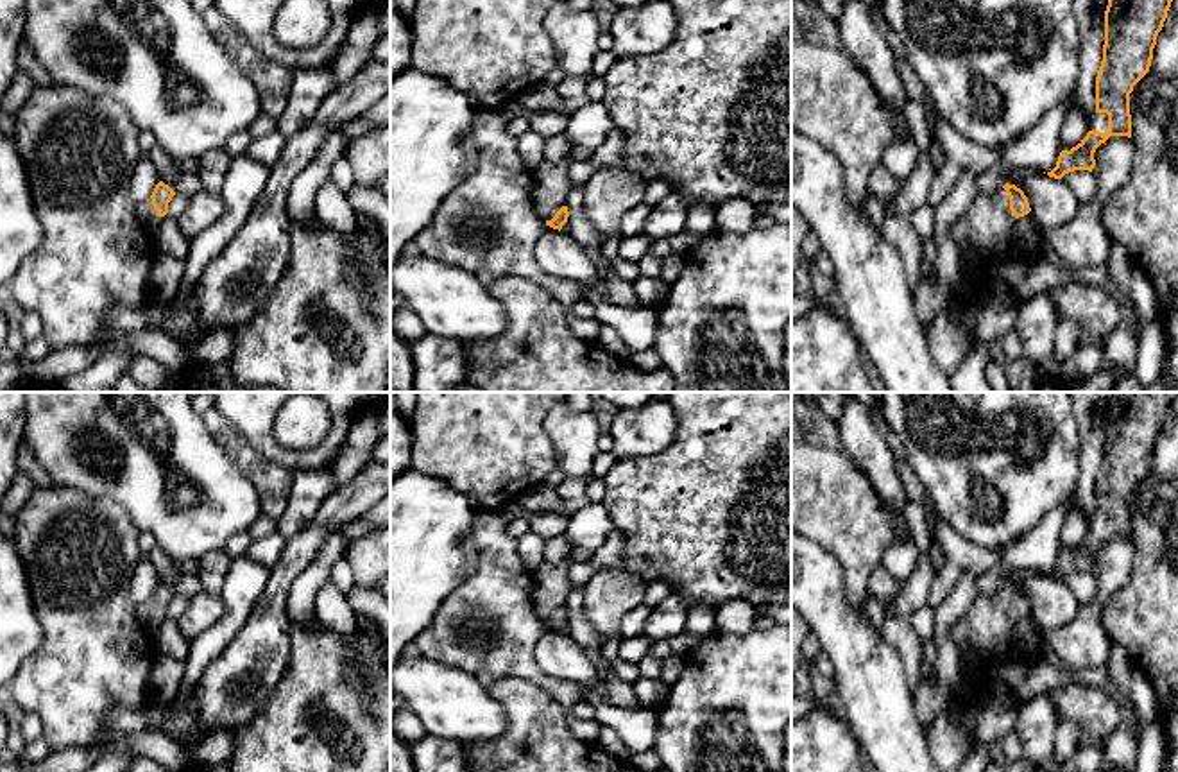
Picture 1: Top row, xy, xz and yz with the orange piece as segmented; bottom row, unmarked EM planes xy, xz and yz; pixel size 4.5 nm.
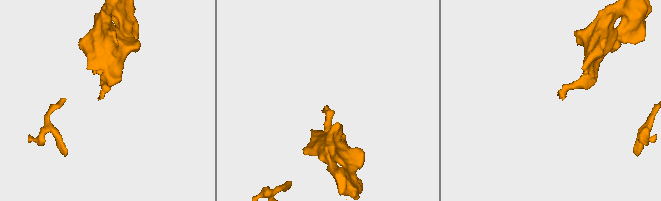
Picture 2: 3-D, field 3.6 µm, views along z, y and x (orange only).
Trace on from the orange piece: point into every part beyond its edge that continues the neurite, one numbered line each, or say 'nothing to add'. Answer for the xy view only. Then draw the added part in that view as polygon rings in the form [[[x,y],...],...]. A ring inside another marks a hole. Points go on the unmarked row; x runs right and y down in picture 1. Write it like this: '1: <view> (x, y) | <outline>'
1: xy (145, 613) | [[[145,600],[143,604],[136,605],[136,614],[143,629],[150,634],[150,638],[156,634],[161,618],[156,616],[156,611],[152,607],[152,600]]]

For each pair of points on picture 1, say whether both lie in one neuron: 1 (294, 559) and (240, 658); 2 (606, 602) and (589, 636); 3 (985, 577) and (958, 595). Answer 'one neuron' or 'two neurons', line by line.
1: one neuron
2: two neurons
3: two neurons

